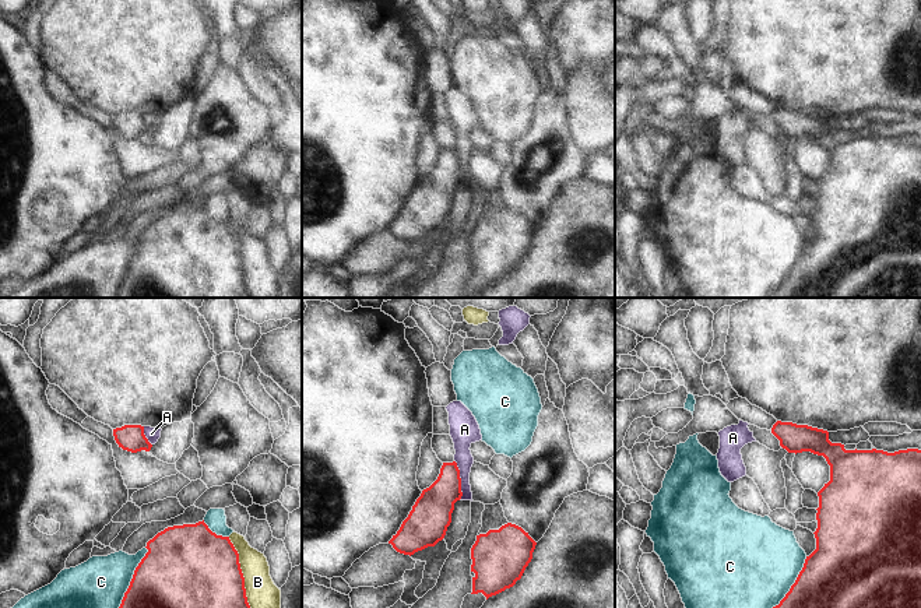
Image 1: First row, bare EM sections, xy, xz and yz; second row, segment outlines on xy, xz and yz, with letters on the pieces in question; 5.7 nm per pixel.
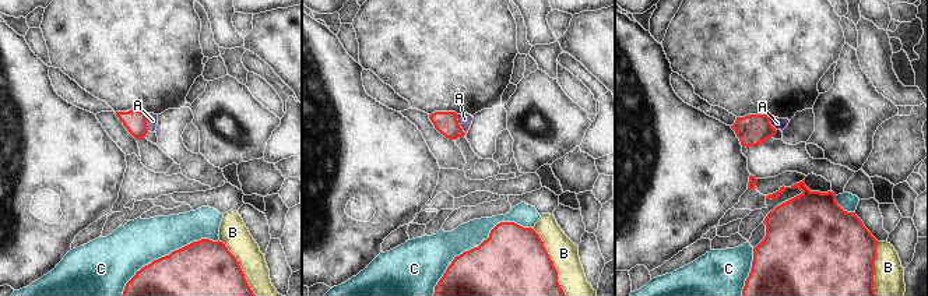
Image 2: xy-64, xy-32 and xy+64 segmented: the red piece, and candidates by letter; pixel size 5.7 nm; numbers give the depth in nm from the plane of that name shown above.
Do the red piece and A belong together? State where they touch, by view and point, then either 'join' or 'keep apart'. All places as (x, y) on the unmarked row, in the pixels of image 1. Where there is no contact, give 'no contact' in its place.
meets red in xz at (460, 167); keep apart

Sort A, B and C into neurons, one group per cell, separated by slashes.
A / B / C

